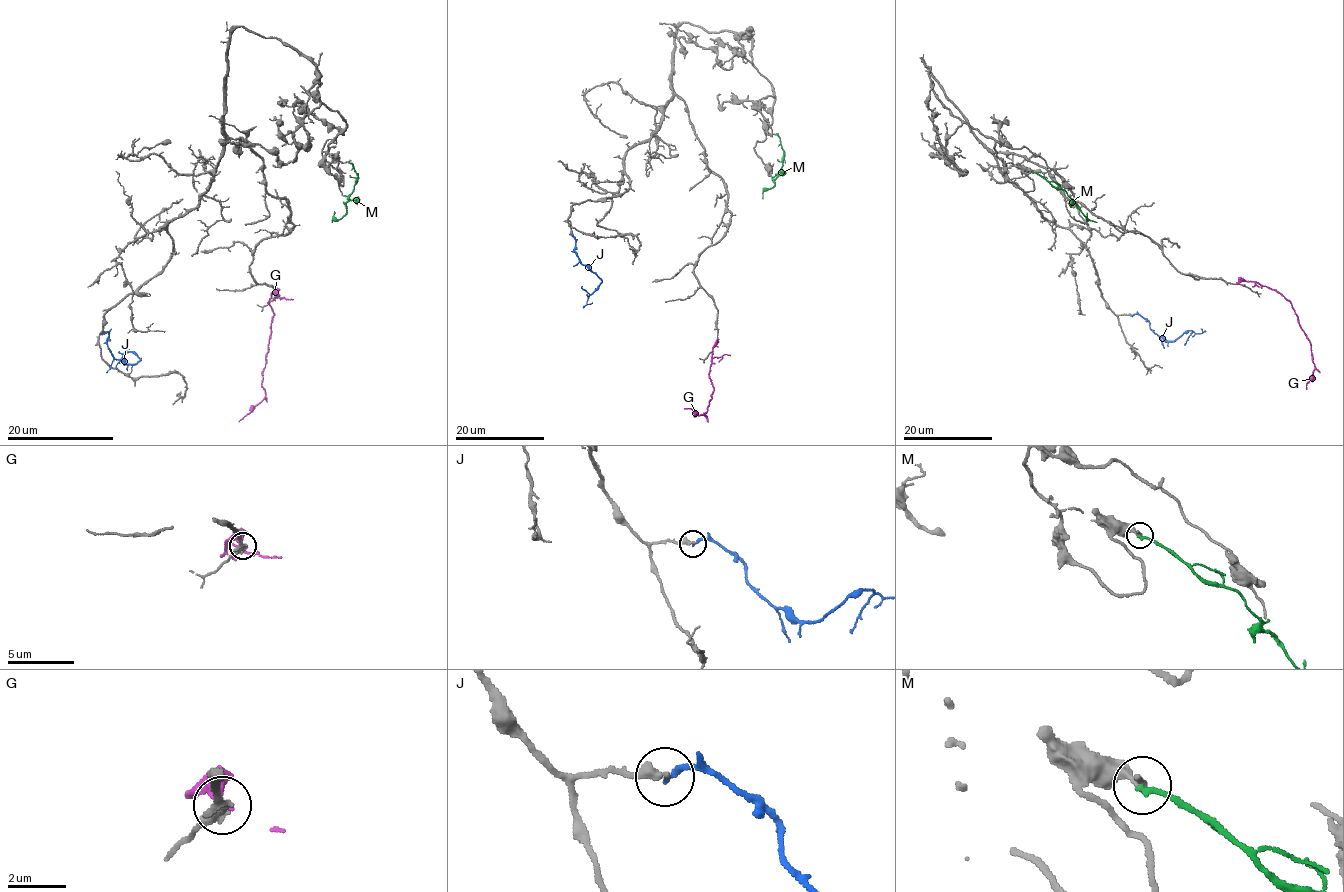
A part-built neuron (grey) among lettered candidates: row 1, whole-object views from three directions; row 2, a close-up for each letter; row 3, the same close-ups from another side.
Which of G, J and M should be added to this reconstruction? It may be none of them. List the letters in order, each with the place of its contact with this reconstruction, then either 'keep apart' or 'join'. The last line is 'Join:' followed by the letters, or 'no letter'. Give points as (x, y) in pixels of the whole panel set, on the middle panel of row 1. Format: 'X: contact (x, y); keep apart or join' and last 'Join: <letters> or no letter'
G: contact (717, 339); keep apart
J: contact (571, 234); join
M: contact (776, 134); keep apart
Join: J

